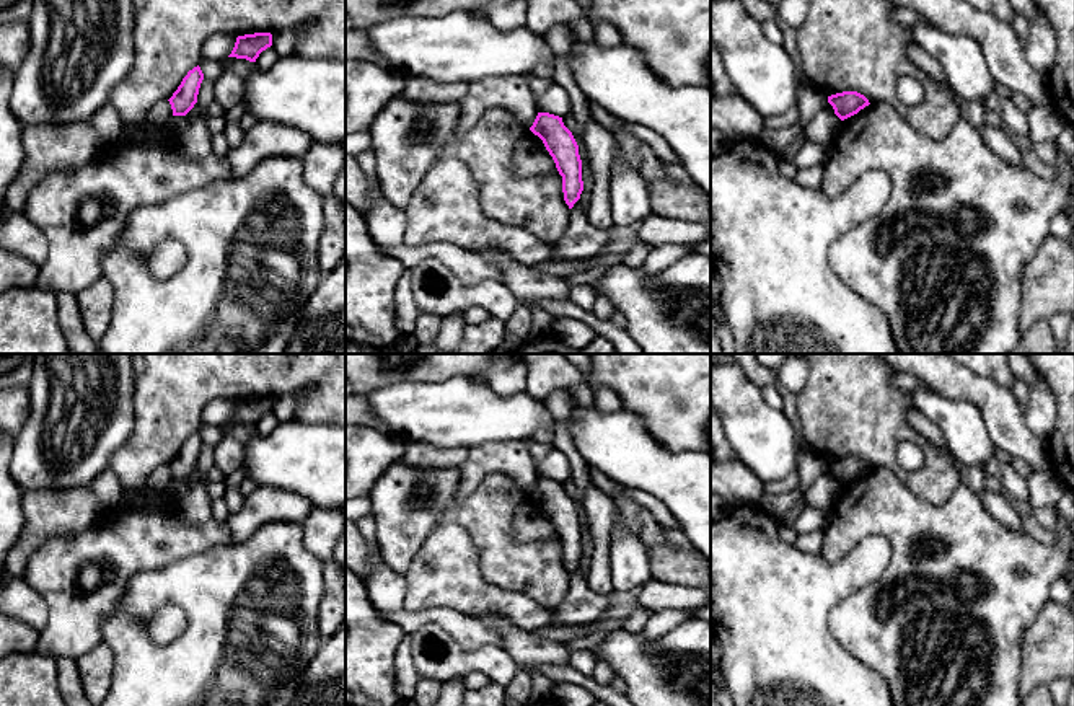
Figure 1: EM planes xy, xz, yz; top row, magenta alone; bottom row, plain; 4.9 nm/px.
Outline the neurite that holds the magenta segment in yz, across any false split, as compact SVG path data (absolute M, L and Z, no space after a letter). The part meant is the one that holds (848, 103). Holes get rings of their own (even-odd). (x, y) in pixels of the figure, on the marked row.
M843 91L828 96L828 103L833 106L834 114L844 121L854 114L857 114L861 109L869 106L869 99L857 93L857 91Z

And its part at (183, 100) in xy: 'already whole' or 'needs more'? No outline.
already whole

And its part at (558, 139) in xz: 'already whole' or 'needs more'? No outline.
already whole

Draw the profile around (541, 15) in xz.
M526 0L526 28L538 36L546 36L551 28L566 26L572 42L577 39L575 26L583 10L575 0Z

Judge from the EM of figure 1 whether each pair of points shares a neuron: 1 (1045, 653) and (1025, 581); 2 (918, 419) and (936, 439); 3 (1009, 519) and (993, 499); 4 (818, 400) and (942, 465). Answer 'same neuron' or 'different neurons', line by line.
1: different neurons
2: same neuron
3: same neuron
4: same neuron

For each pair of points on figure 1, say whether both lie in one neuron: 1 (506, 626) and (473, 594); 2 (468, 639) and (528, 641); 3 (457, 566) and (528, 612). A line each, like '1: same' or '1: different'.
1: different
2: different
3: same

